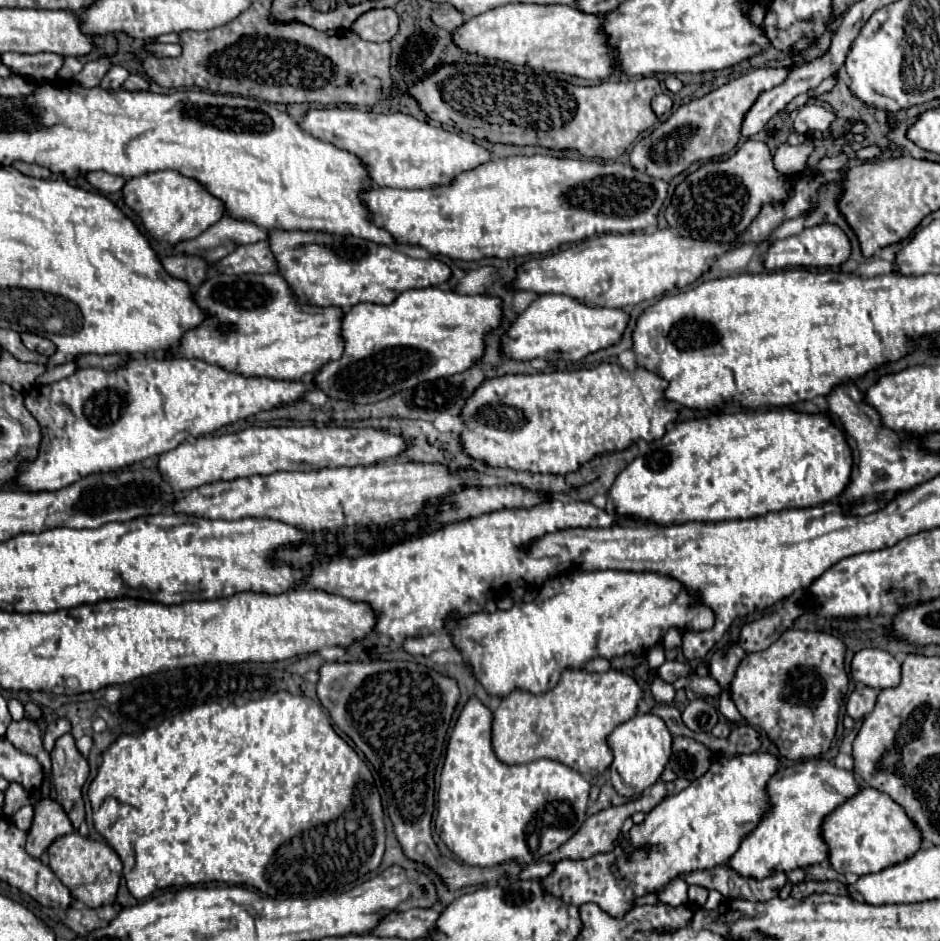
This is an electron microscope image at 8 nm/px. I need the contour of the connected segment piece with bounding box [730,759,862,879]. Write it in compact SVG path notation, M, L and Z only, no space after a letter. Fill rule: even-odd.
M826 759L794 763L792 771L790 767L780 769L768 781L772 809L766 813L760 825L742 841L740 849L730 859L732 869L736 869L744 877L764 879L778 871L788 873L792 869L806 869L808 865L828 861L830 849L822 839L822 819L826 819L830 811L838 809L858 791L862 791L862 785L856 781L856 775L852 771L838 769Z

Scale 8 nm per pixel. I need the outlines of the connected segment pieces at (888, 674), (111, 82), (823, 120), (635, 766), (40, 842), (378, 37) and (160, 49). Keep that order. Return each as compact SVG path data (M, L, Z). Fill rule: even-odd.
M862 649L852 659L852 677L874 689L896 687L902 679L900 663L894 655L882 649Z
M114 65L114 67L108 69L108 73L106 73L106 77L102 79L100 87L102 87L102 89L120 89L122 83L128 79L128 75L130 75L130 73L128 73L124 67Z
M804 105L796 119L794 119L794 129L798 133L806 133L806 131L826 131L830 127L830 123L834 121L834 113L826 111L820 105Z
M654 713L636 715L630 721L618 725L612 731L612 735L608 737L608 743L614 751L614 761L610 765L612 775L618 775L636 793L650 789L660 779L660 775L672 755L672 735L666 727L666 723L662 723L662 719L658 719L658 715L654 715Z
M44 797L34 805L34 821L28 831L26 851L32 857L42 857L42 853L54 839L68 835L72 831L74 827L66 811L62 811L62 805L50 797Z
M372 9L356 19L352 31L366 41L390 41L398 31L398 15L394 9Z
M152 43L152 45L146 45L146 49L150 53L154 53L156 57L178 57L182 53L182 47L180 45L162 45L162 43Z

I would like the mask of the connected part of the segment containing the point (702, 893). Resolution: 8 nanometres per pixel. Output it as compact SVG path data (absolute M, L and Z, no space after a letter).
M694 885L690 887L690 903L692 905L702 907L706 903L706 899L708 899L708 891L704 887L694 887Z

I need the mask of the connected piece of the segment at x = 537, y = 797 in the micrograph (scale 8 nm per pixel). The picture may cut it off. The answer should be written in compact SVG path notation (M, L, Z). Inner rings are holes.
M478 697L464 705L448 739L438 789L436 831L464 863L492 867L516 859L530 865L564 845L584 823L590 783L552 759L524 765L502 763L492 749L494 713Z

